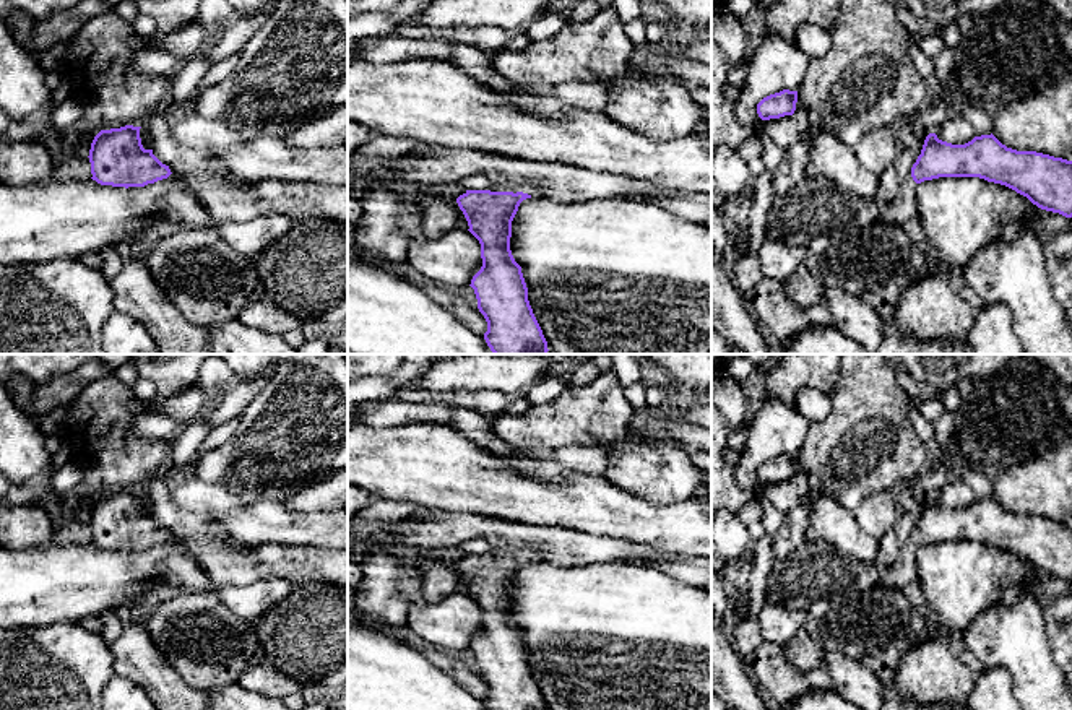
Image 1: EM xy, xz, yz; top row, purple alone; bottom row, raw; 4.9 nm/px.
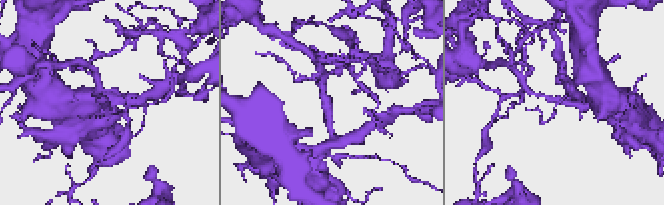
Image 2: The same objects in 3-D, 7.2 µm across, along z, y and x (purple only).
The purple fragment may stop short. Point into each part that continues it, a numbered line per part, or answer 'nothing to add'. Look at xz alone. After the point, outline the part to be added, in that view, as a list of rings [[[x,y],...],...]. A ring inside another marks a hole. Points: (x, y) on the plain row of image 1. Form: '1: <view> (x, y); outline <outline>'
1: xz (528, 553); outline [[[492,548],[489,554],[491,556],[513,556],[513,557],[523,556],[531,561],[536,561],[539,557],[539,554],[530,548]]]

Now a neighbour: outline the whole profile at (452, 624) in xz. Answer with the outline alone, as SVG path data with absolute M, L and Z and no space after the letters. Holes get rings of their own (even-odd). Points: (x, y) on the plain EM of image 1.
M466 593L411 604L406 624L416 635L450 653L469 650L482 630L481 608Z

